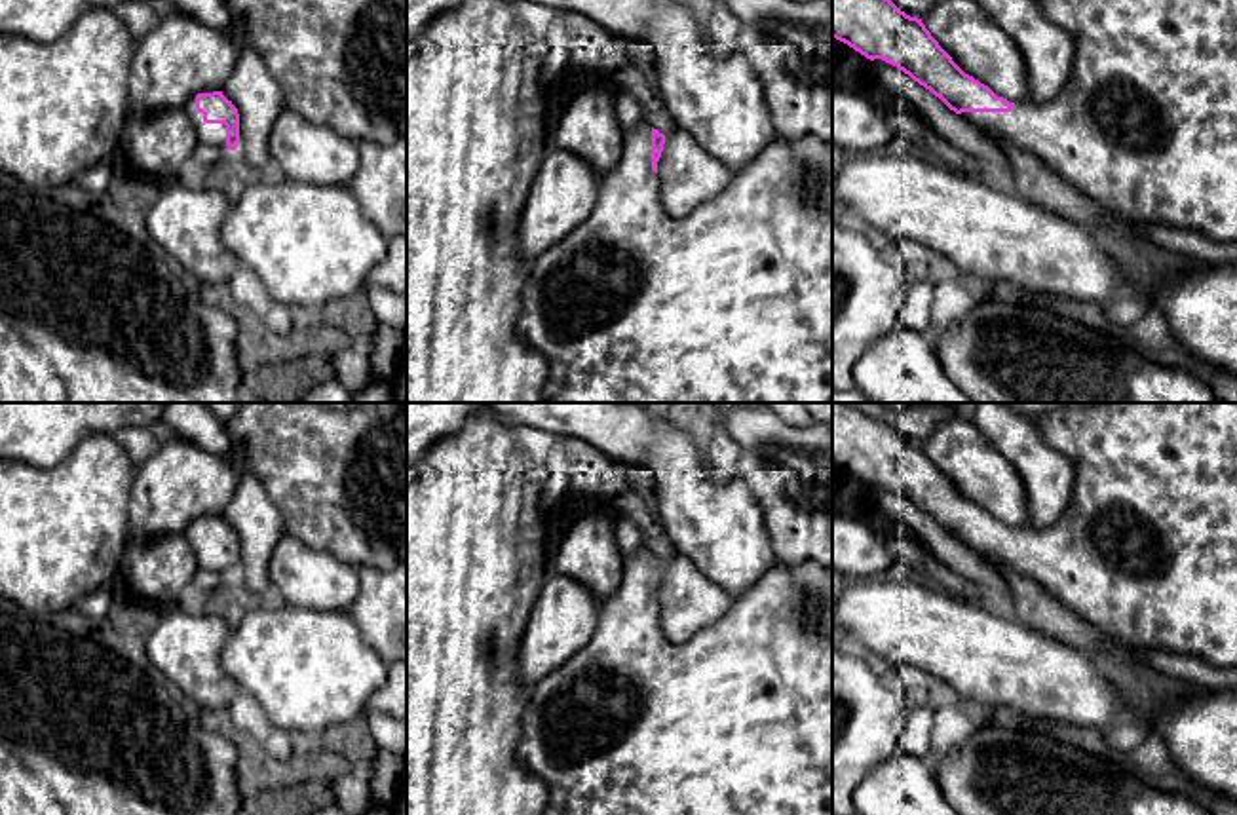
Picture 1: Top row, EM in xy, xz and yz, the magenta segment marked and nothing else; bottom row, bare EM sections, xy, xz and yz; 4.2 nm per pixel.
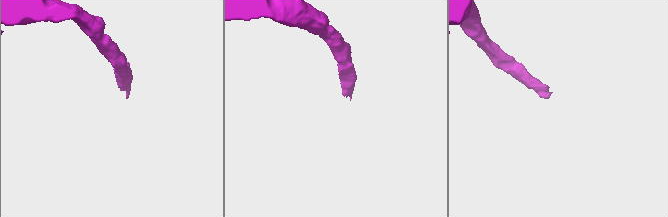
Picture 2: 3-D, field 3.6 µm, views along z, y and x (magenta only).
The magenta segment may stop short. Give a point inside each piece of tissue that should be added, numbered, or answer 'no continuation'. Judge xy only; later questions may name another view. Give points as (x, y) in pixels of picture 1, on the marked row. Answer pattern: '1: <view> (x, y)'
1: xy (211, 133)

